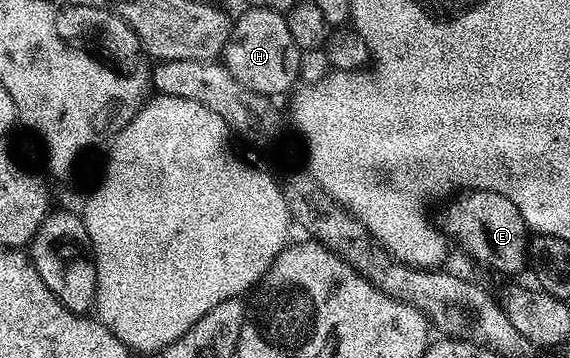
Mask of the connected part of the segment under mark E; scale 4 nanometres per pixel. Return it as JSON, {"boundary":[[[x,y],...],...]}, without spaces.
{"boundary":[[[489,189],[477,191],[464,190],[441,215],[441,222],[451,231],[460,247],[476,250],[484,268],[500,271],[503,275],[515,275],[529,263],[527,245],[529,228],[521,217],[521,209],[509,201],[509,197],[501,197],[501,193],[493,193]]]}

